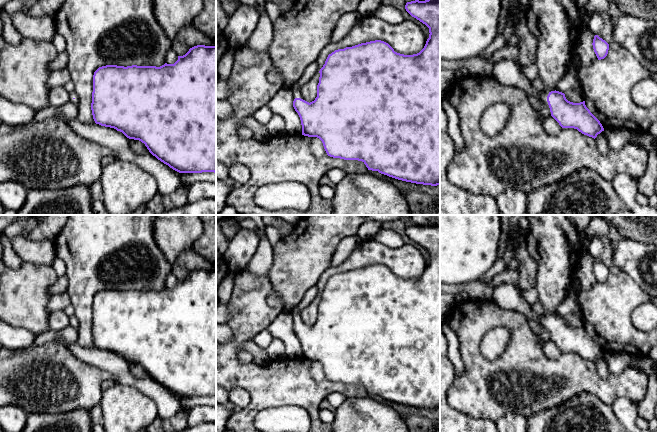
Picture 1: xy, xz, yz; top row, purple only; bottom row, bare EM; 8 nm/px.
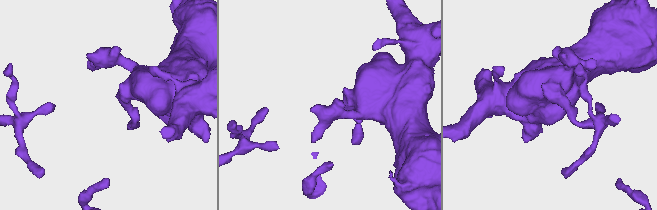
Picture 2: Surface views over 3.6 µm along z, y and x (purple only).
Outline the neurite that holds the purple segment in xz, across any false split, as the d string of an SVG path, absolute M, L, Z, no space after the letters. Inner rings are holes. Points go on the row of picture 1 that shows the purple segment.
M415 0L407 2L405 9L412 17L429 28L429 38L424 48L419 53L413 55L397 53L388 43L381 40L338 49L328 55L325 64L319 71L320 77L317 85L317 97L314 101L309 103L301 99L299 97L301 88L298 87L296 83L289 88L295 96L293 107L301 120L302 135L319 138L328 156L344 160L362 161L368 170L378 171L381 174L398 180L437 186L440 185L440 0Z

